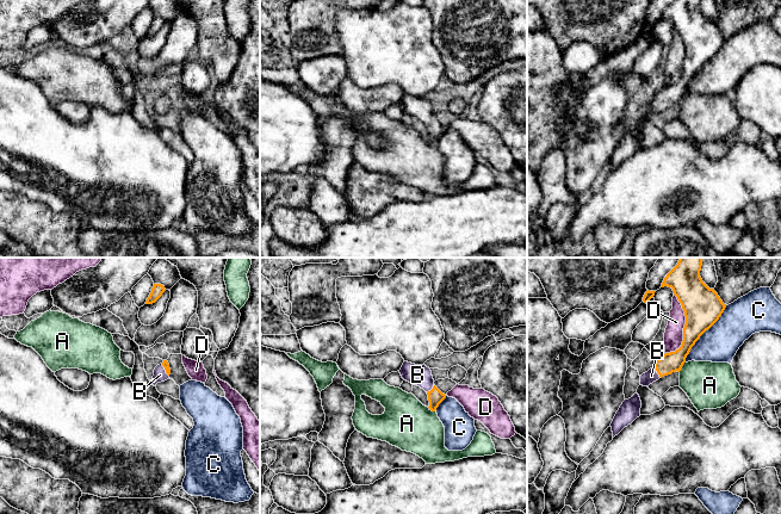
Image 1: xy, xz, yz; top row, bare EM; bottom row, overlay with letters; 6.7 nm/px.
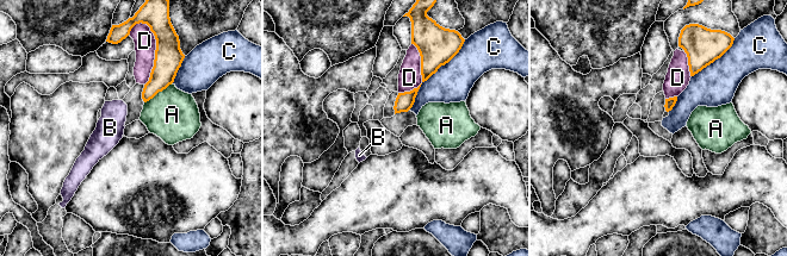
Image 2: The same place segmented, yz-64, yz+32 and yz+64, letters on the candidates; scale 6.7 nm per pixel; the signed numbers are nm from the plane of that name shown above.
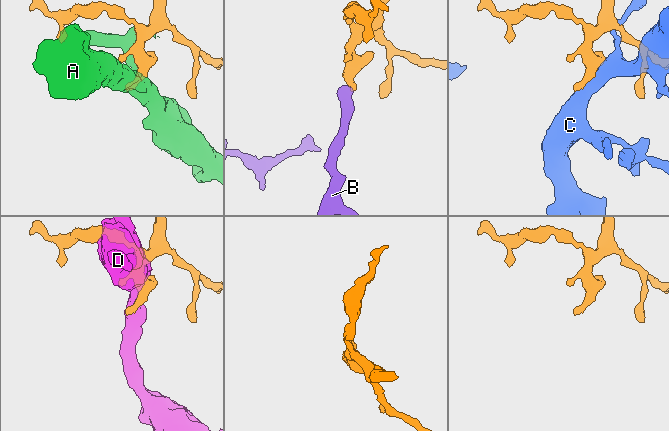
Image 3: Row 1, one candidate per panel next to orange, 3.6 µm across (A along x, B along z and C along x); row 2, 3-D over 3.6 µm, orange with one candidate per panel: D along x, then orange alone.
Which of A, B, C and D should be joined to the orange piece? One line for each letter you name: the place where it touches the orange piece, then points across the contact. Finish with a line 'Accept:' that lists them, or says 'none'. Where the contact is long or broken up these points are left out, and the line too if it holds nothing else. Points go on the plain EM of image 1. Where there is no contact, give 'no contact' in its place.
B: contact yz (657, 105); way yz (673, 94), (657, 105), (651, 109)
Accept: B

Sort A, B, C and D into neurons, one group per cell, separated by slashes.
A / B / C / D

